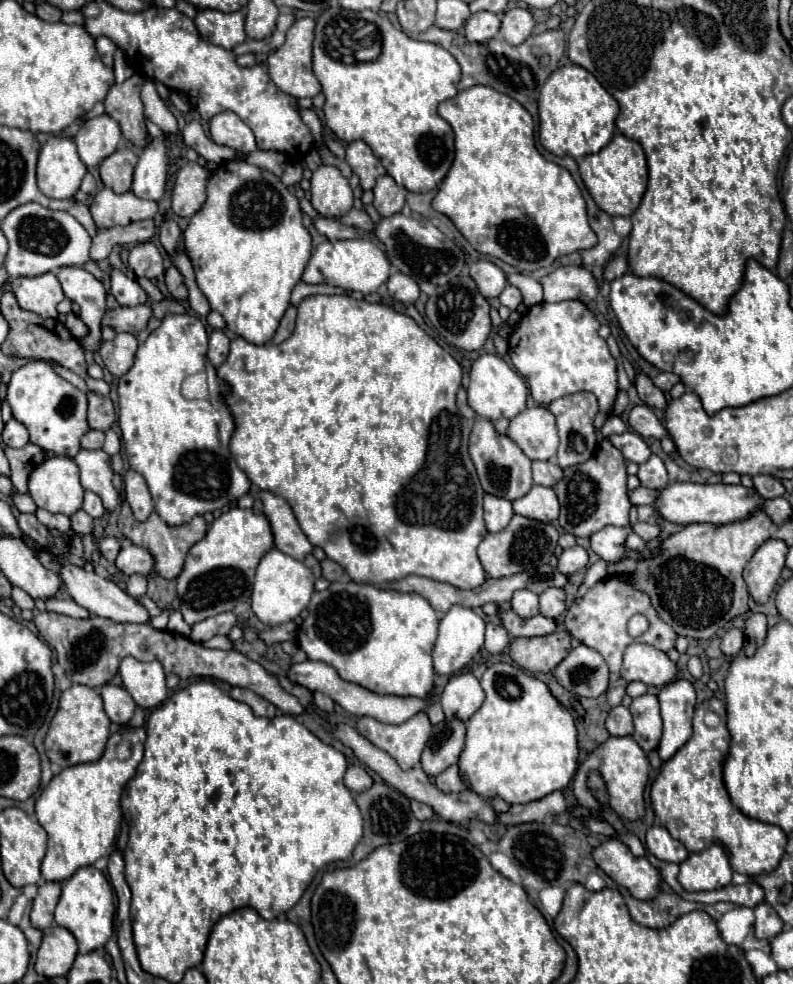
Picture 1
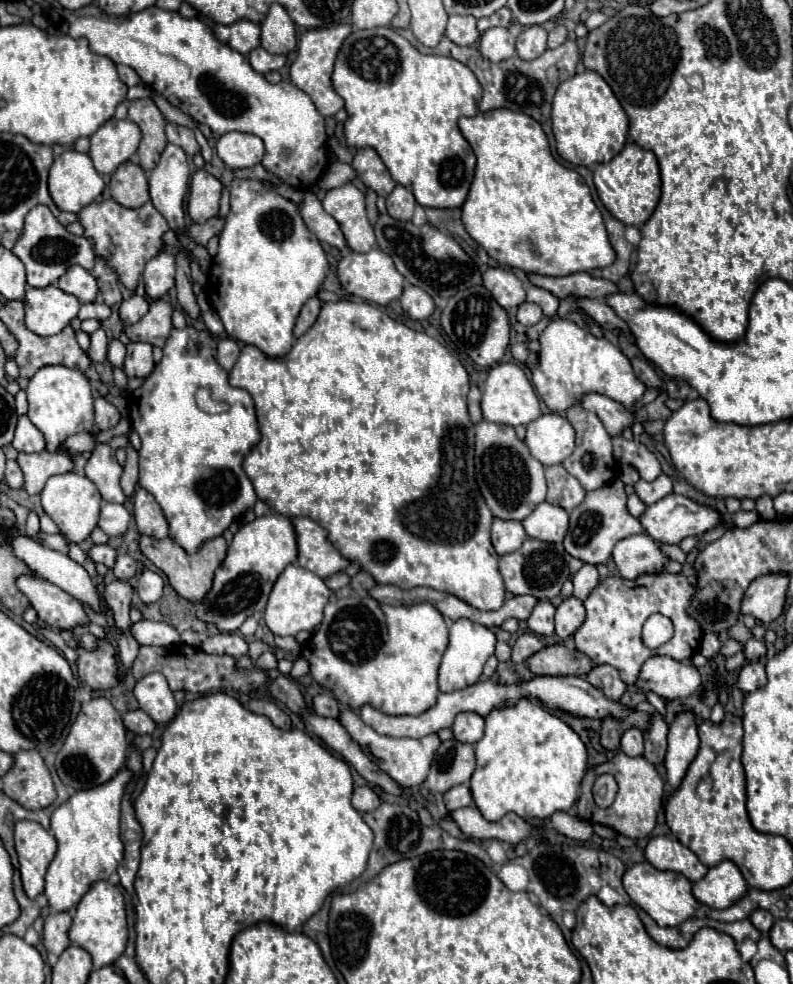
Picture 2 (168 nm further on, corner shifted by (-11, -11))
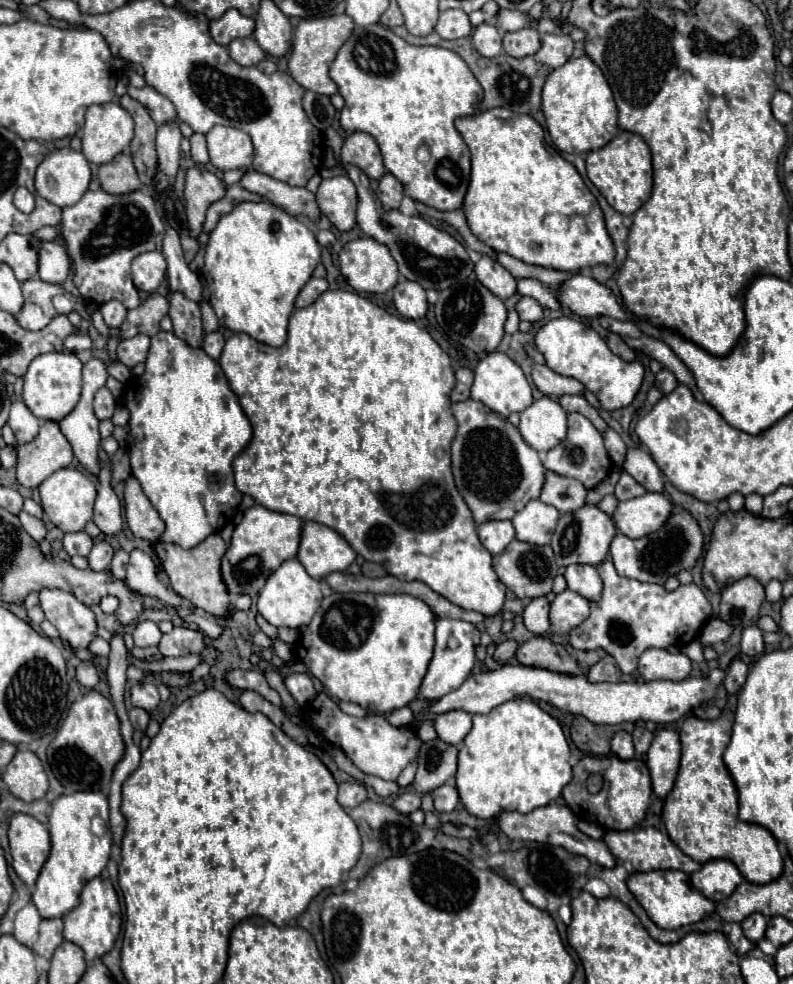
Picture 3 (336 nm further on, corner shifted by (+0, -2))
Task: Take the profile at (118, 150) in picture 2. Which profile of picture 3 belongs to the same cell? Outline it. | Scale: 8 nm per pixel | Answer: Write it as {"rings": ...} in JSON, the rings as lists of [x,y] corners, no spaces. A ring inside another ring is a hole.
{"rings":[[[116,101],[92,105],[82,127],[82,153],[90,163],[110,163],[134,137],[134,121]]]}

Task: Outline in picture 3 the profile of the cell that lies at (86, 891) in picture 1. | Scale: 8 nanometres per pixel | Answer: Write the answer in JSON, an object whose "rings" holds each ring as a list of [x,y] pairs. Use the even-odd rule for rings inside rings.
{"rings":[[[104,877],[90,879],[80,893],[78,907],[68,911],[62,919],[64,919],[64,939],[82,947],[86,963],[108,953],[114,947],[116,937],[120,933],[120,925],[122,925],[122,911],[120,911],[118,895],[116,895],[110,879],[104,879]]]}

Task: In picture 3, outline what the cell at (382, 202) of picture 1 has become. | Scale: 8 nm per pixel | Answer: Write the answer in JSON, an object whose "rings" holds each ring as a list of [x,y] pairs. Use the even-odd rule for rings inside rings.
{"rings":[[[386,173],[382,179],[380,179],[380,187],[378,187],[378,199],[382,203],[384,209],[398,209],[400,207],[400,201],[402,201],[404,193],[402,193],[402,185],[396,177],[392,177],[390,173]]]}

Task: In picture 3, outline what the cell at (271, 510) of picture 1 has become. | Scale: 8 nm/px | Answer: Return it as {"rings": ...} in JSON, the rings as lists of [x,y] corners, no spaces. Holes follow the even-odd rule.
{"rings":[[[304,521],[304,525],[302,525],[302,537],[300,537],[300,547],[298,547],[296,559],[306,567],[306,571],[308,571],[310,577],[322,579],[328,573],[344,571],[356,559],[356,553],[346,543],[346,539],[340,537],[334,529],[330,529],[326,525],[320,525],[316,521]]]}

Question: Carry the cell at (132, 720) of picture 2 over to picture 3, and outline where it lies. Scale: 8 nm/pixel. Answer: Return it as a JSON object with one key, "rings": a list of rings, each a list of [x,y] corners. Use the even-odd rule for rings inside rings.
{"rings":[[[132,707],[130,709],[130,721],[132,721],[132,725],[134,725],[134,729],[140,729],[140,731],[144,731],[146,727],[148,727],[148,721],[150,721],[150,715],[144,711],[144,709],[138,709],[138,707]]]}

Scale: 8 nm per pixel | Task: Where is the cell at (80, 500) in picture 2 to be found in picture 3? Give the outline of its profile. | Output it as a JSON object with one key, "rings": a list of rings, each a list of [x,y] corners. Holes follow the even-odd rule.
{"rings":[[[64,467],[64,469],[54,471],[50,477],[46,477],[38,485],[38,493],[40,493],[40,503],[42,503],[44,513],[64,533],[82,531],[84,525],[92,519],[92,507],[94,507],[94,499],[96,499],[96,487],[94,487],[94,483],[92,483],[90,477],[86,477],[82,471],[78,471],[74,467]]]}

